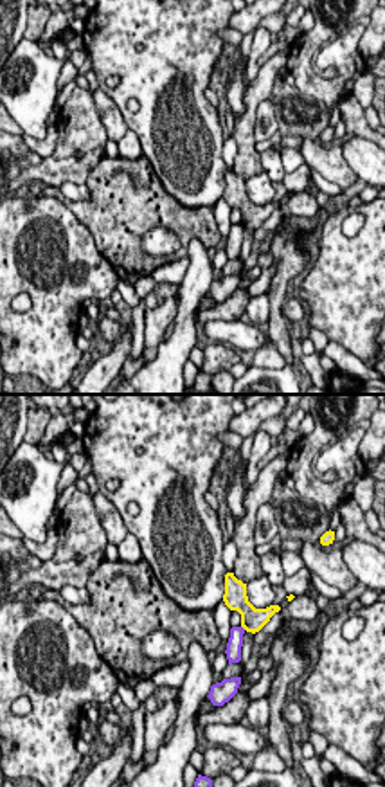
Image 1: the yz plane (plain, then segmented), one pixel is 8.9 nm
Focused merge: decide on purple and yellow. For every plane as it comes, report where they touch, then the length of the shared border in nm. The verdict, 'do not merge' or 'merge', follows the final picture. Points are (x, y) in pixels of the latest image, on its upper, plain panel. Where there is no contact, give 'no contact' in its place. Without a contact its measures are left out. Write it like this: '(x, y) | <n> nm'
no contact

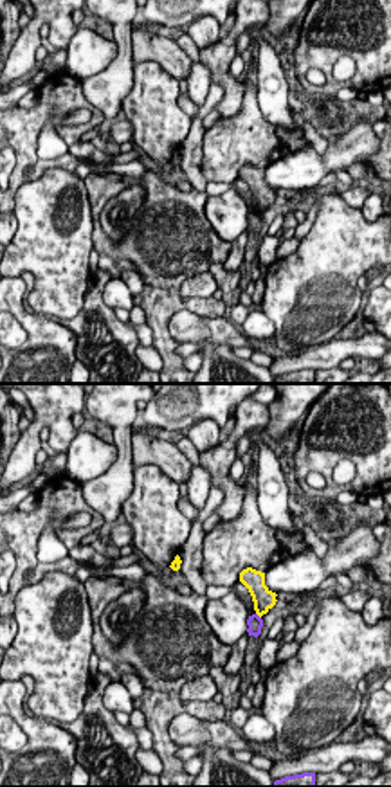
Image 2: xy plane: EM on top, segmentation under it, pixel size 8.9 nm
(258, 213) | 70 nm

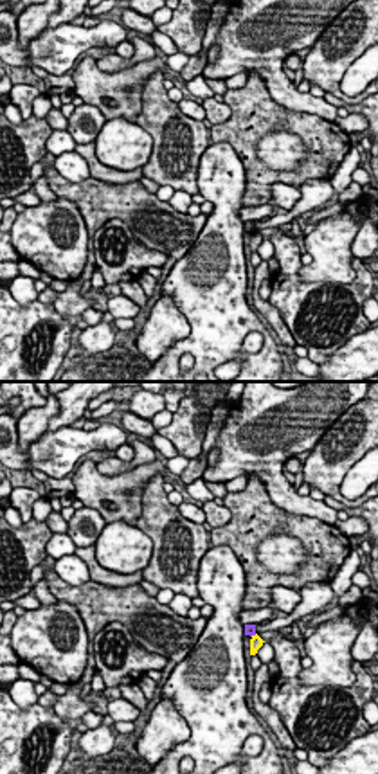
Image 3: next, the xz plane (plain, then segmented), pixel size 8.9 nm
(252, 231) | 70 nm

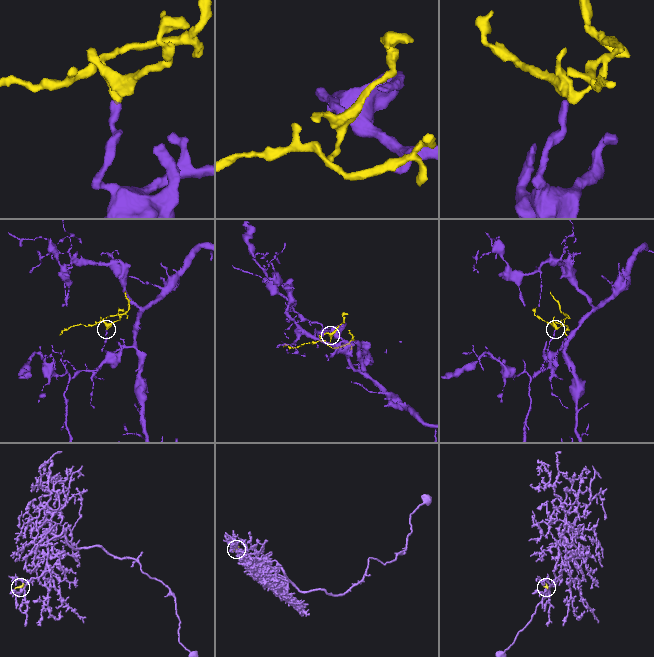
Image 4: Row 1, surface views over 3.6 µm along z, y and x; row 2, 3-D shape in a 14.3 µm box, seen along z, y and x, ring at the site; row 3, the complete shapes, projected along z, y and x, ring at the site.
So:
do not merge

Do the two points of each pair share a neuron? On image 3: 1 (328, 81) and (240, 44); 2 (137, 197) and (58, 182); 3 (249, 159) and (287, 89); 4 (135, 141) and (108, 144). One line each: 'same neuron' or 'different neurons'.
1: different neurons
2: same neuron
3: different neurons
4: same neuron

